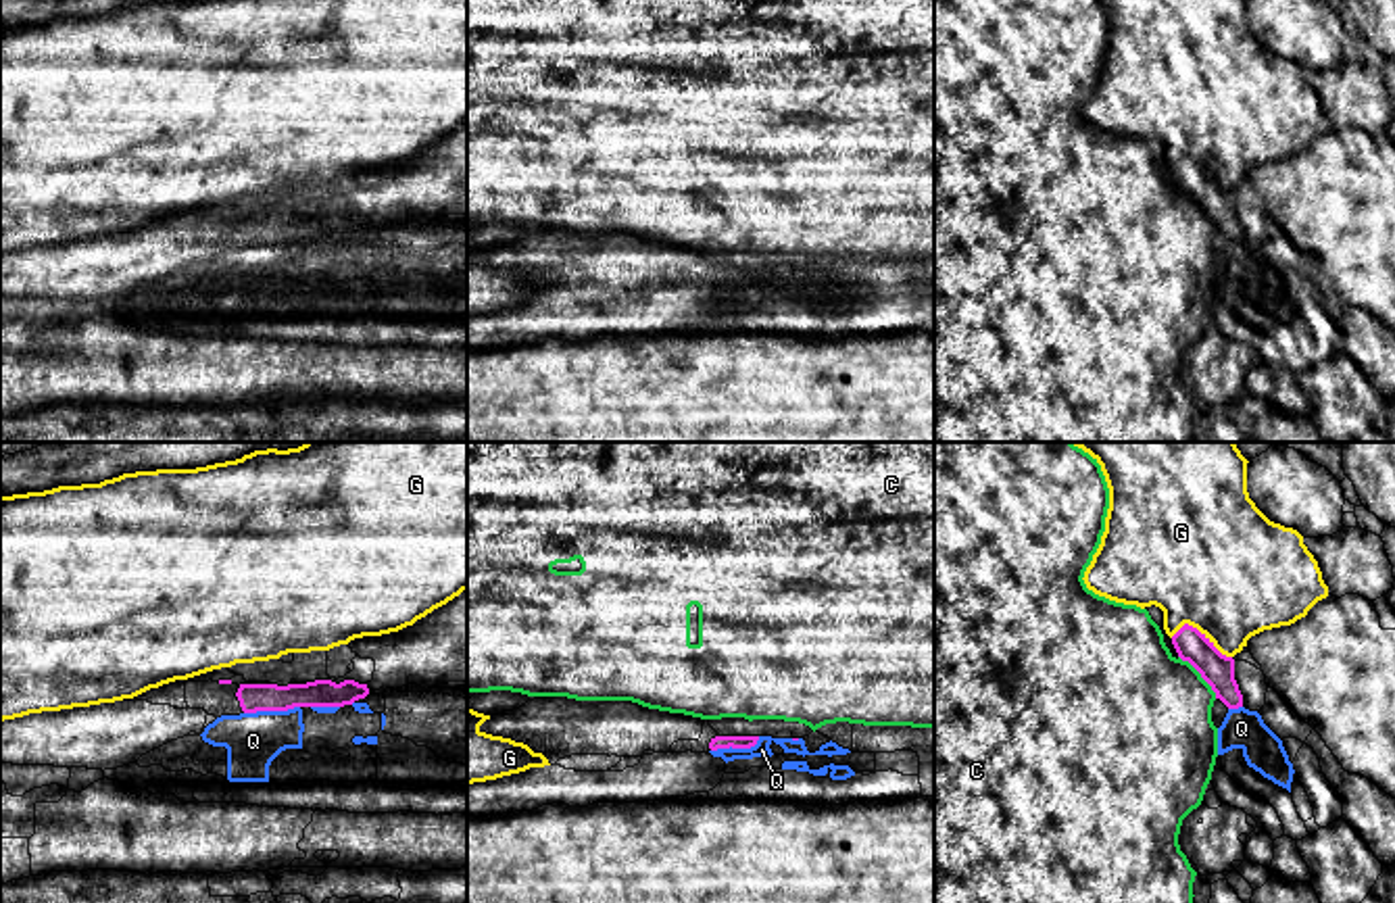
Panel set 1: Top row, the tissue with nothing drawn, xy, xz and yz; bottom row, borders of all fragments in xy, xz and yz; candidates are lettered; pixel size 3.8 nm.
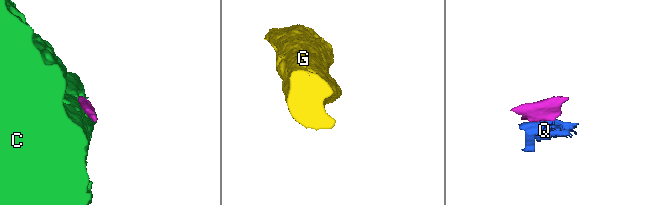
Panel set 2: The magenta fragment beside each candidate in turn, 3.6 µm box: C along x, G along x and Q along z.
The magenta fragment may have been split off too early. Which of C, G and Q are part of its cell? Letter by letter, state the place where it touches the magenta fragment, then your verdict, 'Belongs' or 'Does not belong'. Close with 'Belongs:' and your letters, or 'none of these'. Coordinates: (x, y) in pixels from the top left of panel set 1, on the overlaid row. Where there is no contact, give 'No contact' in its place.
C: Touches magenta at yz (1202, 676). Does not belong
G: Touches magenta at yz (1200, 632). Does not belong
Q: Touches magenta at xy (272, 710). Does not belong
Belongs: none of these

